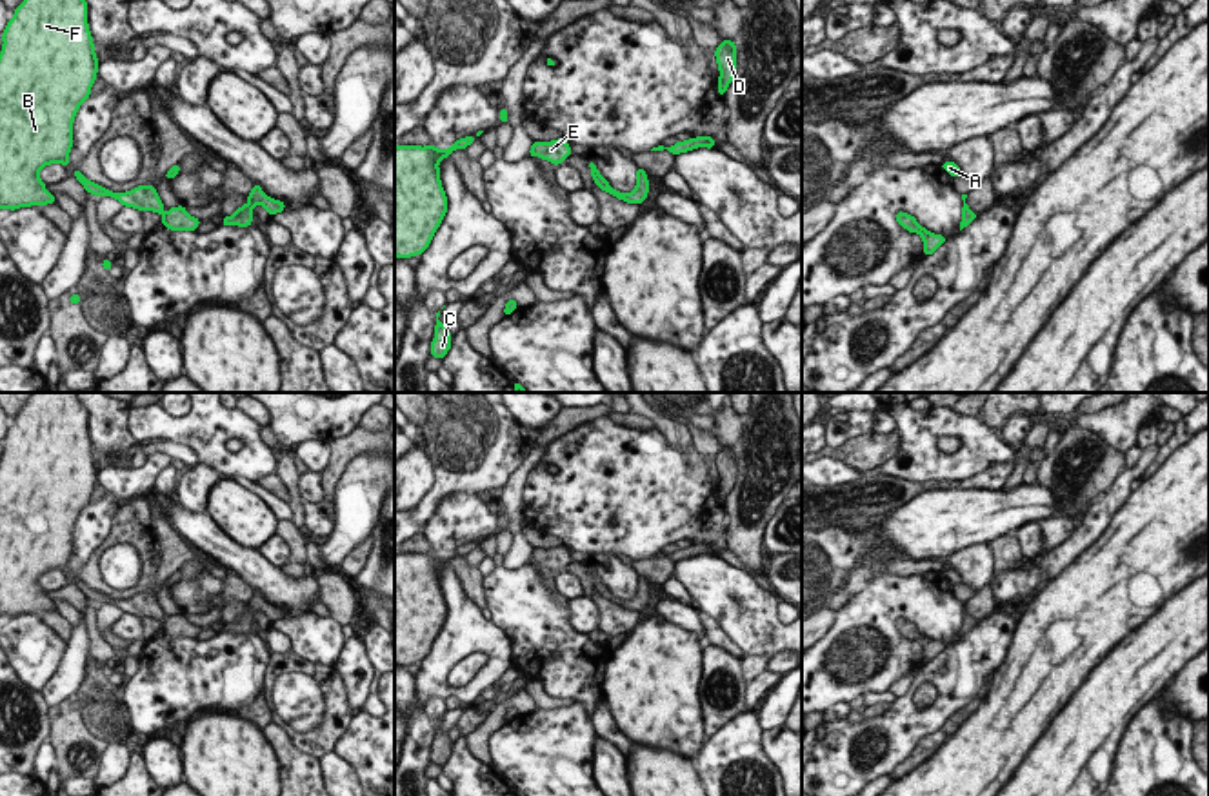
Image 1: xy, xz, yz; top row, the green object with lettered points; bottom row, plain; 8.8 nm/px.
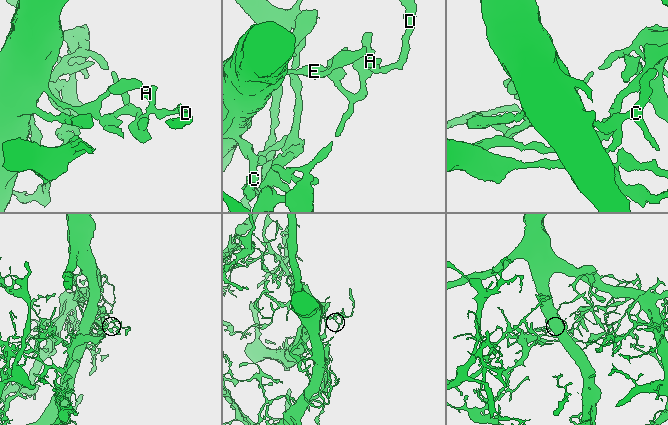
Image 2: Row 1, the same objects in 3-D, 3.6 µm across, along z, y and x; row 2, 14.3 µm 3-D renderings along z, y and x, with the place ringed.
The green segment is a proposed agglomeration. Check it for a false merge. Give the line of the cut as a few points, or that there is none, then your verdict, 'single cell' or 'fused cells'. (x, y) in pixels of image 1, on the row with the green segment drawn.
cut none; single cell

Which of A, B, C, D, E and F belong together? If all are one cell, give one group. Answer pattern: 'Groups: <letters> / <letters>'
Groups: A B C D E F.

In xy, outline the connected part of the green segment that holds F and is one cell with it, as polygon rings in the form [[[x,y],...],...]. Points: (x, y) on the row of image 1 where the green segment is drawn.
[[[24,0],[2,35],[0,51],[0,209],[56,204],[38,171],[49,164],[69,165],[73,122],[96,80],[98,58],[87,24],[85,0]]]

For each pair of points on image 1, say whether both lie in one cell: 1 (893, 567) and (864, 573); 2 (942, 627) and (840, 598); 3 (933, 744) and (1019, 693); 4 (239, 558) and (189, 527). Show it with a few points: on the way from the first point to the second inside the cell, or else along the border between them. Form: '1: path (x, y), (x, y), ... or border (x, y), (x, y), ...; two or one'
1: path (886, 569), (871, 573); one
2: border (855, 595), (839, 611); two
3: border (984, 696), (979, 707), (928, 760); two
4: path (226, 553), (202, 531); one

